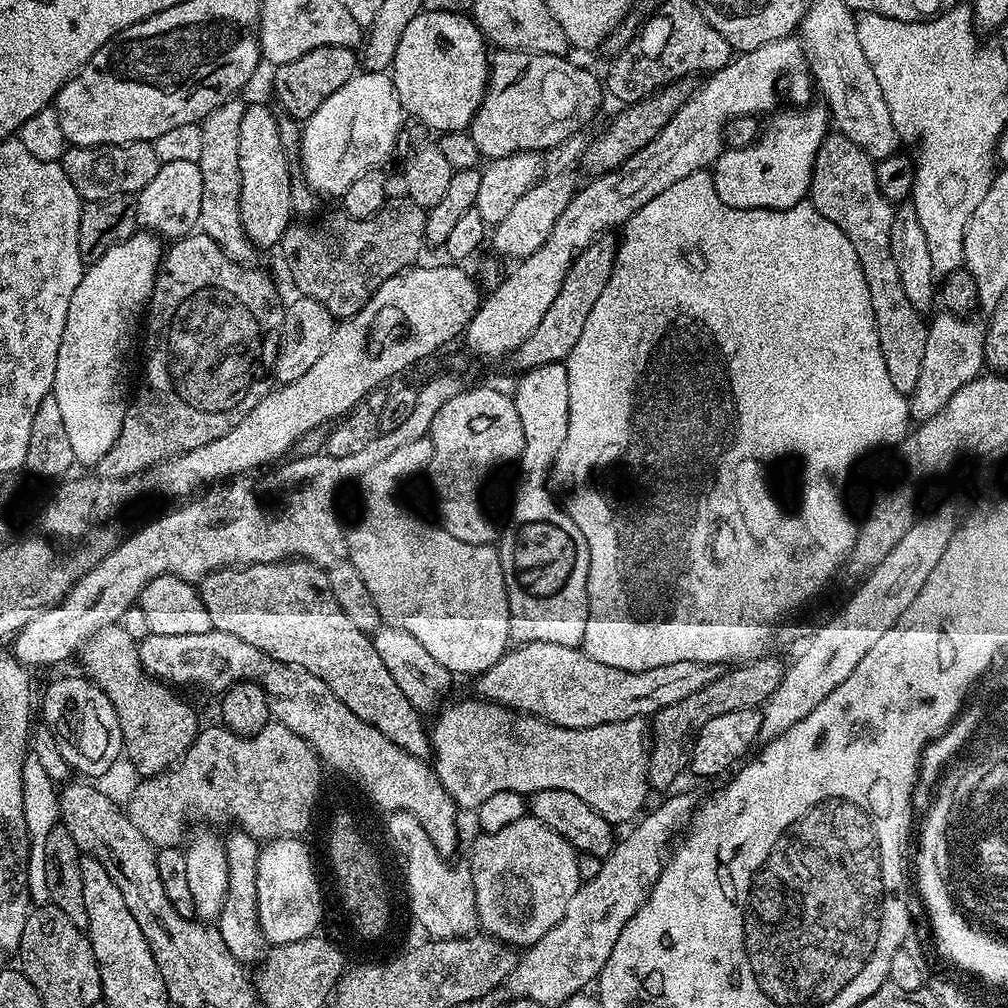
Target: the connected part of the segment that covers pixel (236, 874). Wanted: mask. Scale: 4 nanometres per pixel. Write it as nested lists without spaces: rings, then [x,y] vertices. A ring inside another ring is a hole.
[[[247,834],[235,835],[222,845],[229,867],[229,884],[218,919],[218,931],[222,942],[226,942],[226,950],[230,950],[241,963],[250,964],[256,959],[259,961],[266,952],[264,931],[258,922],[258,858],[262,844]]]

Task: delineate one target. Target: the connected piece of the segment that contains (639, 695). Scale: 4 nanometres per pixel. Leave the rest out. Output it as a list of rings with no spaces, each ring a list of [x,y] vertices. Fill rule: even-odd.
[[[554,642],[520,644],[504,653],[490,670],[475,677],[481,697],[513,712],[527,712],[563,728],[589,728],[630,718],[650,718],[650,694],[654,690],[654,670],[627,672],[594,662],[579,647]]]

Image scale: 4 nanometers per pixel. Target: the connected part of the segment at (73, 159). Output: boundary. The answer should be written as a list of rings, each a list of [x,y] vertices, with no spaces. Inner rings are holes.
[[[147,140],[129,144],[100,144],[96,148],[68,146],[65,147],[62,163],[66,178],[70,178],[84,202],[138,193],[153,180],[161,166],[158,154],[154,154],[154,146]]]

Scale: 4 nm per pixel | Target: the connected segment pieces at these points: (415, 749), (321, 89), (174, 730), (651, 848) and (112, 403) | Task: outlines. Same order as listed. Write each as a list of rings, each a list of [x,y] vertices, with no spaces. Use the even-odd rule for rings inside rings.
[[[279,560],[273,564],[246,564],[219,568],[199,581],[198,591],[206,614],[217,632],[234,634],[242,642],[250,642],[267,656],[283,664],[310,670],[362,722],[370,722],[374,730],[386,734],[413,761],[428,760],[432,751],[429,729],[424,728],[421,713],[398,690],[390,670],[378,658],[369,633],[358,630],[342,610],[340,600],[330,590],[327,571],[309,560]],[[235,601],[234,610],[230,602]]]
[[[322,46],[318,50],[310,50],[310,54],[302,54],[294,62],[275,65],[272,76],[272,88],[280,95],[284,103],[284,112],[291,114],[296,120],[304,122],[314,114],[322,102],[330,94],[341,89],[350,82],[352,76],[358,72],[358,56],[351,48],[342,46]]]
[[[119,623],[110,624],[98,630],[87,640],[78,653],[78,661],[84,667],[83,675],[92,681],[100,691],[110,698],[114,713],[117,714],[121,726],[120,739],[123,745],[123,755],[136,767],[137,777],[147,778],[167,773],[190,750],[196,733],[200,731],[201,721],[196,721],[196,712],[184,700],[179,700],[171,692],[169,685],[157,682],[145,672],[140,661],[140,649],[137,641],[126,634]]]
[[[684,792],[668,796],[653,812],[645,811],[627,829],[629,832],[617,839],[610,855],[602,859],[598,878],[581,883],[574,898],[570,898],[566,914],[562,914],[558,926],[542,934],[542,938],[517,959],[514,970],[502,985],[511,999],[533,1000],[541,1006],[564,1004],[591,980],[592,983],[599,981],[602,966],[606,966],[606,958],[610,958],[610,950],[614,950],[614,942],[618,942],[618,934],[622,934],[622,926],[626,926],[648,900],[668,863],[672,835],[689,823],[693,808],[694,803]]]
[[[137,230],[130,238],[110,246],[102,258],[91,261],[85,267],[78,290],[74,290],[74,298],[70,298],[70,310],[66,310],[66,330],[62,330],[62,346],[58,346],[58,366],[54,370],[51,395],[58,402],[77,465],[95,466],[106,450],[114,446],[118,430],[122,430],[122,418],[130,403],[129,397],[124,397],[128,392],[128,355],[132,352],[132,343],[138,340],[136,323],[139,320],[141,323],[146,305],[152,299],[152,287],[162,259],[160,243],[159,235]]]

